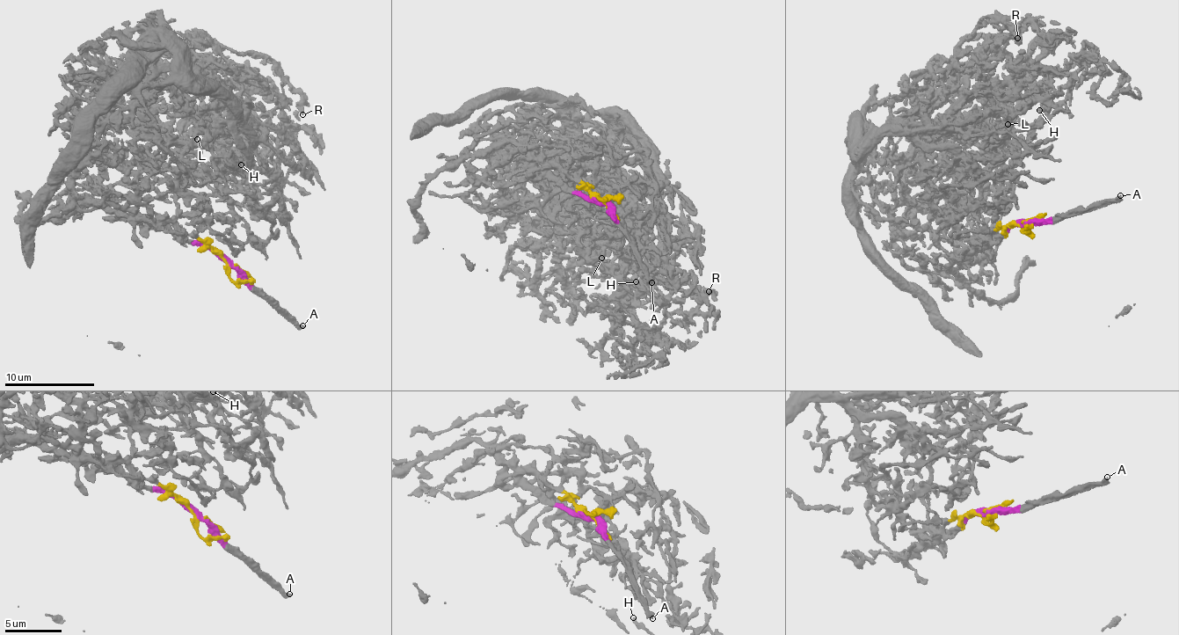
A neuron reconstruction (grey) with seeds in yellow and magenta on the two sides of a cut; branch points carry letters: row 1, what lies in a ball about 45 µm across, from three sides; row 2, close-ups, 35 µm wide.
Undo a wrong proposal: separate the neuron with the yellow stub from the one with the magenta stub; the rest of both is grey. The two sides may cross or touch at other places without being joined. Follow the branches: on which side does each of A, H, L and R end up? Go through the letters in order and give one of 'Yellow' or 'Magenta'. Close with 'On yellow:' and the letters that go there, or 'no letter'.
A: Magenta
H: Yellow
L: Yellow
R: Yellow
On yellow: H, L, R

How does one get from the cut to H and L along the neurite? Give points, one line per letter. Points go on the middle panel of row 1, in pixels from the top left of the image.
H: (601, 200), (566, 171), (593, 202), (648, 180), (650, 163), (661, 249), (643, 289), (665, 302), (636, 281)
L: (601, 200), (566, 171), (593, 202), (620, 185), (603, 168), (564, 167), (592, 190), (584, 243), (602, 259)

